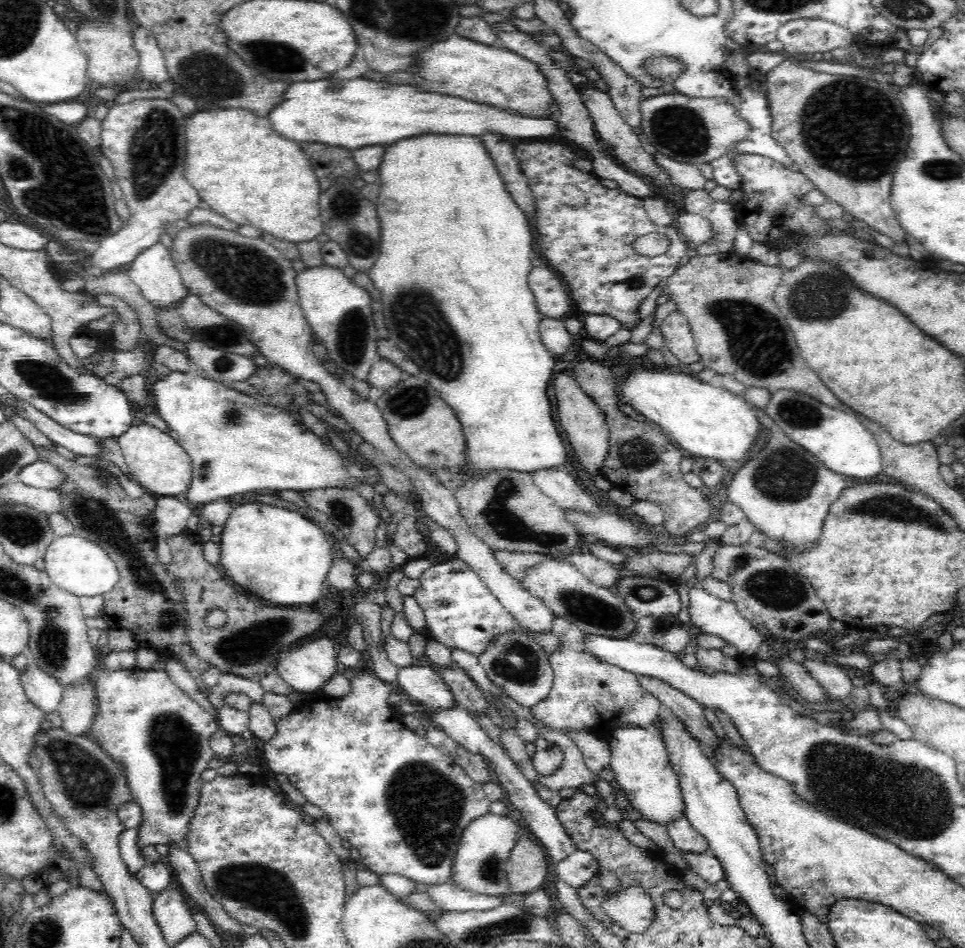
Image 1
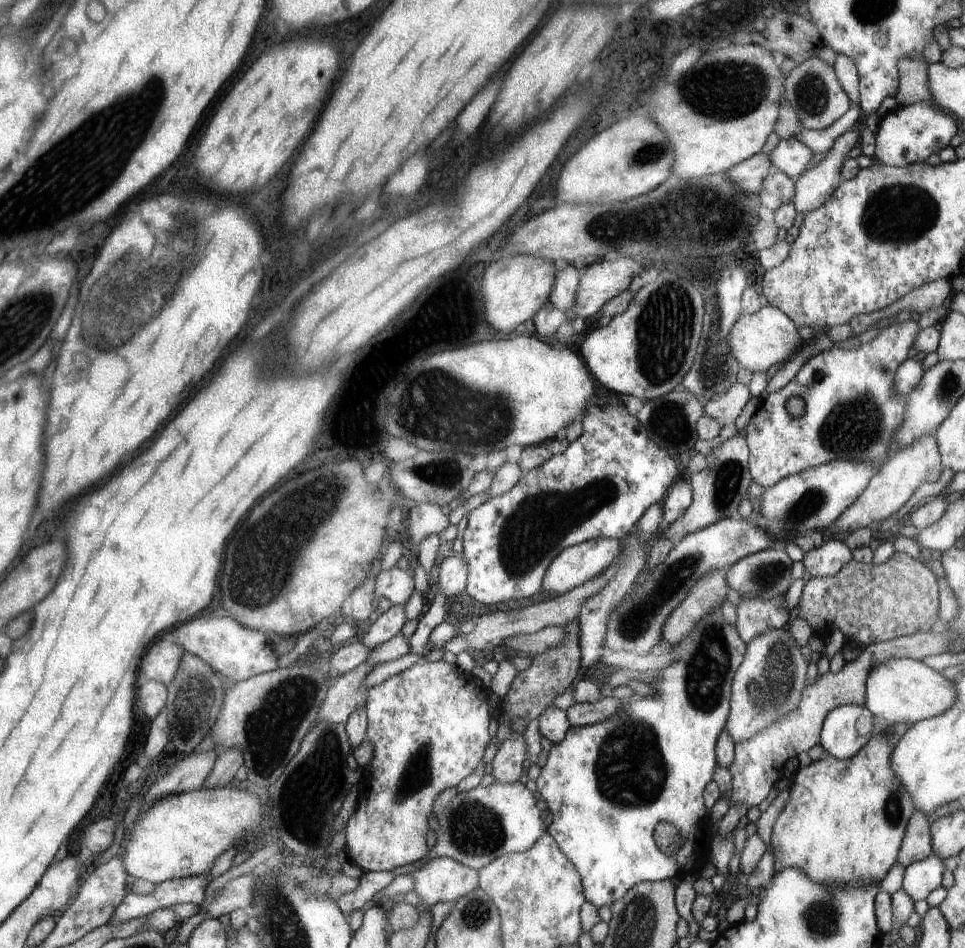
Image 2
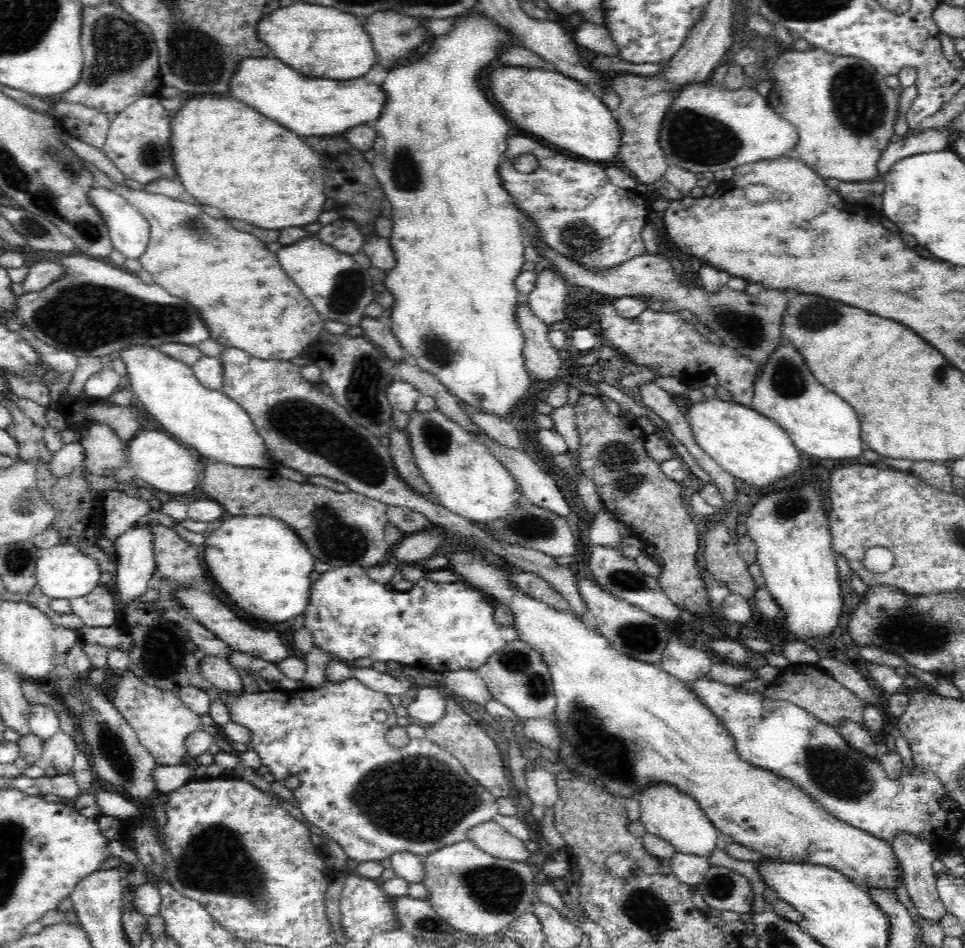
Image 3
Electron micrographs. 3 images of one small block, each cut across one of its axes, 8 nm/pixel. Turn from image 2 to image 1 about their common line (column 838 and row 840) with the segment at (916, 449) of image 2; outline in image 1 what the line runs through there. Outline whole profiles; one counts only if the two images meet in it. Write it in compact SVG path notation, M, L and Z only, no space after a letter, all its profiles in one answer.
M521 837L517 838L505 869L510 894L522 894L540 888L546 878L548 864L542 848L532 840Z

